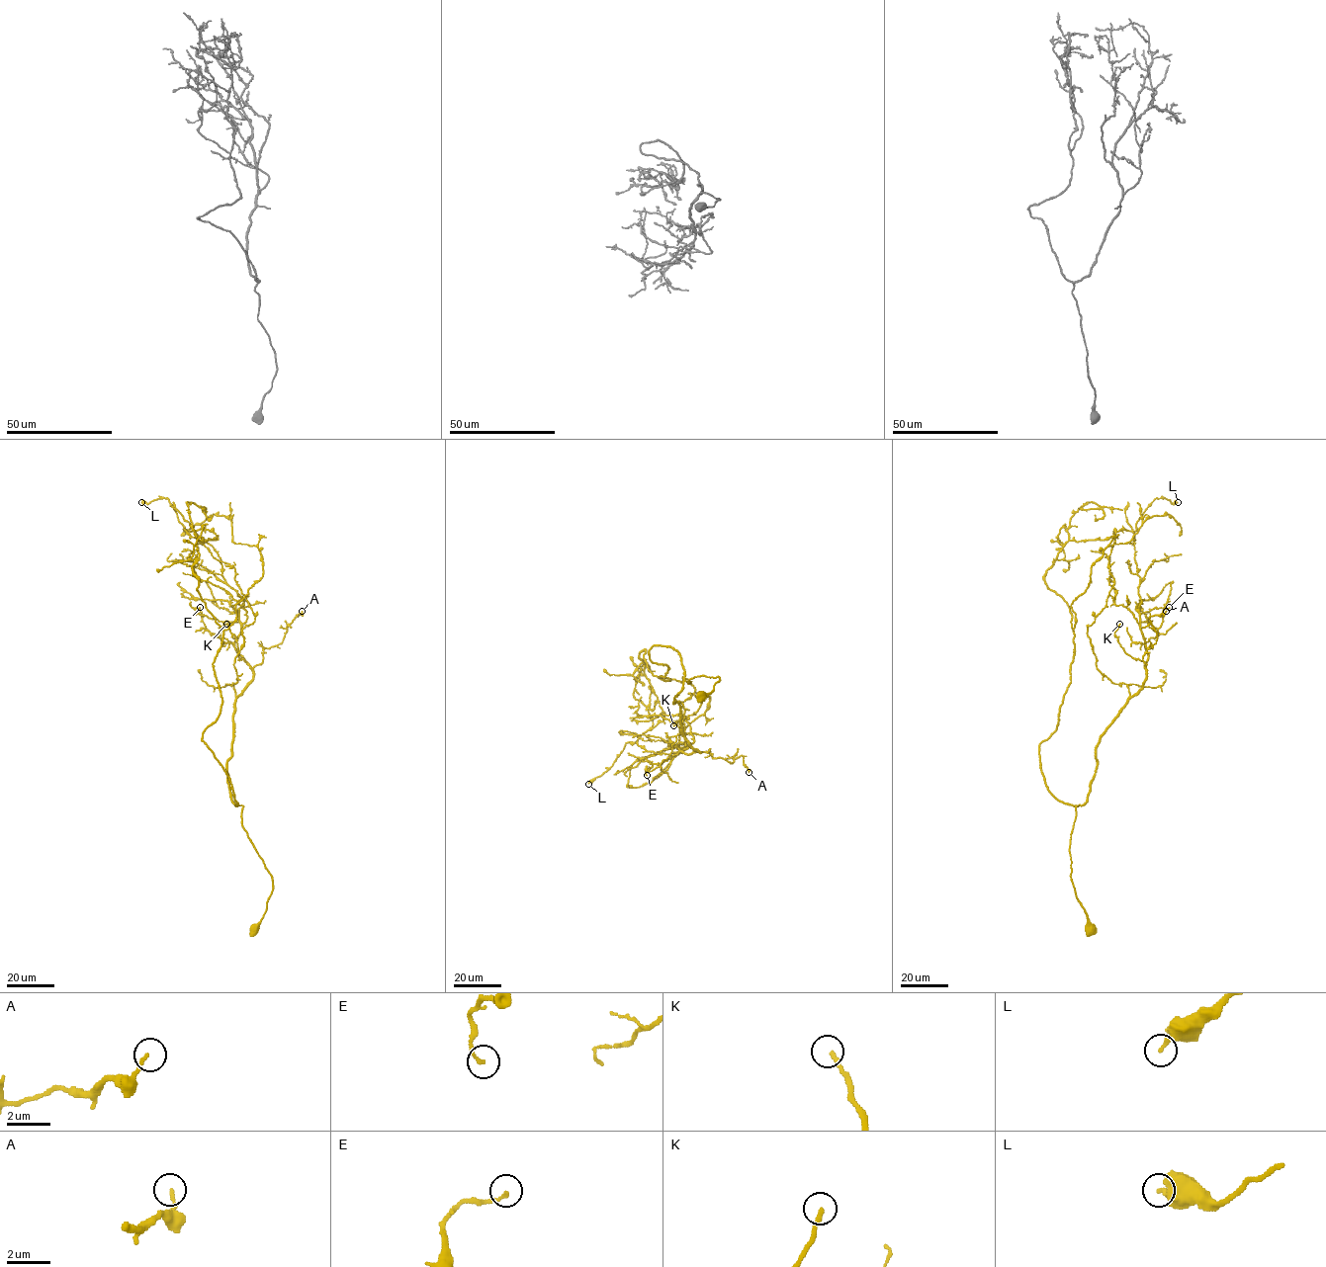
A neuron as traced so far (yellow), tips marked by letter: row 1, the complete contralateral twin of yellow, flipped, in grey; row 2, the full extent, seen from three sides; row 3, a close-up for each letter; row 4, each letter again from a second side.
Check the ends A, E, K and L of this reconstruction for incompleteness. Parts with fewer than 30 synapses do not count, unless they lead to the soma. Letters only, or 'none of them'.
K

